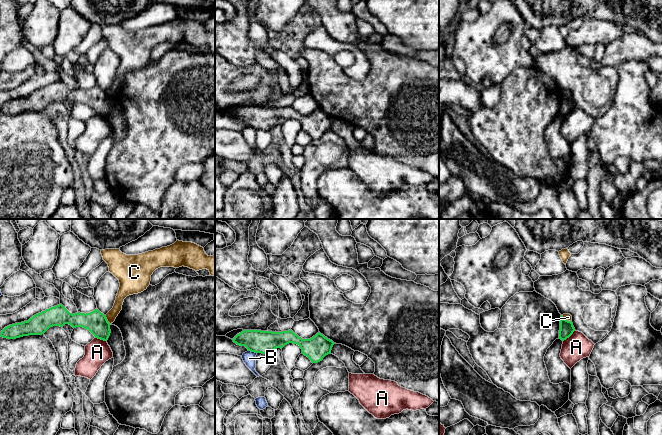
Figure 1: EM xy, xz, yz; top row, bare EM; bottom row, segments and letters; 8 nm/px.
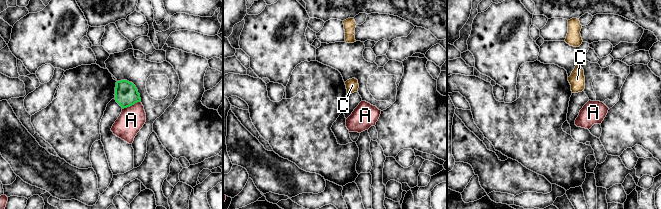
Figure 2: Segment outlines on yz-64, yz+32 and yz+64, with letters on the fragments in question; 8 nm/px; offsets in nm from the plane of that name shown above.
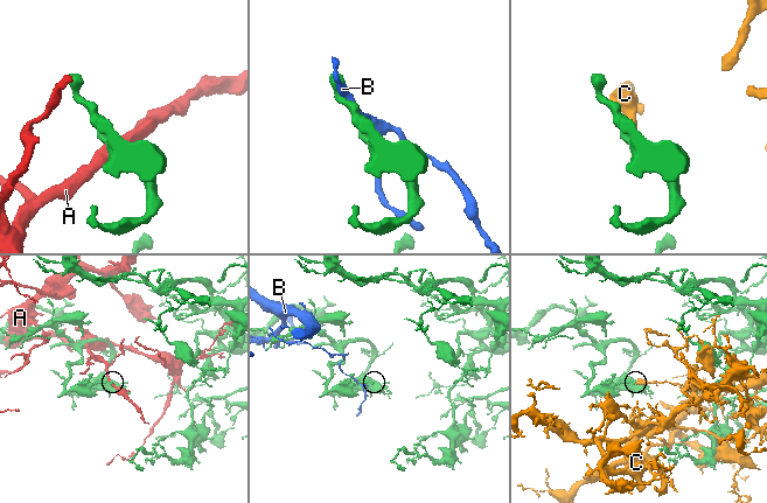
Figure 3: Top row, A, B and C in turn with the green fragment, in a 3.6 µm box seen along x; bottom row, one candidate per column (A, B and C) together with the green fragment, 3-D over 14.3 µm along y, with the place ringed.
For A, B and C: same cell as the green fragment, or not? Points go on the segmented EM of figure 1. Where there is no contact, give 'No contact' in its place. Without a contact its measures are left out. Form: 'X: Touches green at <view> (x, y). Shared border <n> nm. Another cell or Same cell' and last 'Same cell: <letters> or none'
A: Touches green at yz (569, 336). Shared border 140 nm. Another cell
B: Touches green at xz (252, 351). Shared border 80 nm. Another cell
C: Touches green at xy (107, 320). Shared border 90 nm. Another cell
Same cell: none

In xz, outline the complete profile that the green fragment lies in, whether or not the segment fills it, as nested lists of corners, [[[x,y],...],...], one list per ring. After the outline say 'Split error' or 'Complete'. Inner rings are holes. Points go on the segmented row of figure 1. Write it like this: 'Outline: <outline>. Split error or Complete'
Outline: [[[244,330],[237,334],[233,342],[245,346],[248,351],[270,354],[277,348],[283,348],[289,343],[297,344],[302,349],[302,354],[307,356],[312,363],[318,363],[331,353],[335,344],[320,332],[310,339],[302,339],[292,330],[282,332]]]. Complete

